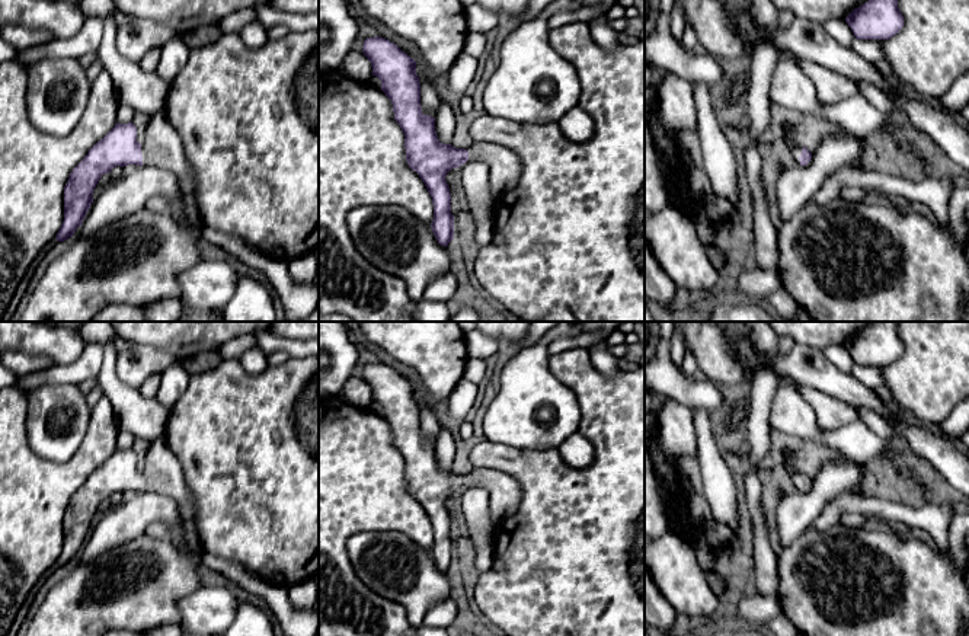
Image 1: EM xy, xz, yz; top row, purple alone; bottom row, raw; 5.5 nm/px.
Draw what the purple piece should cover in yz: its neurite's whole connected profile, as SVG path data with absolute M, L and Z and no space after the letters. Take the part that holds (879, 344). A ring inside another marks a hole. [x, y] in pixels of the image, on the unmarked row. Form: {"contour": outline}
{"contour": "M873 322L854 335L845 348L856 365L890 365L904 352L904 342L898 333L898 322Z"}

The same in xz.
{"contour": "M381 362L367 364L362 378L371 389L372 402L381 406L381 416L391 426L394 445L404 460L406 488L419 501L432 524L434 562L447 573L454 565L447 499L468 485L486 488L490 517L496 525L517 511L521 488L511 474L489 467L473 467L467 476L442 470L435 457L435 444L422 440L416 387Z"}

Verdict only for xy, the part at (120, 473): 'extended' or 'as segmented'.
extended

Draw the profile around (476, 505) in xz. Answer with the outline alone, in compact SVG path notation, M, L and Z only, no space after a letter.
M468 485L461 490L461 496L468 537L474 546L474 563L483 573L489 571L495 559L495 524L490 517L489 492L483 486Z

